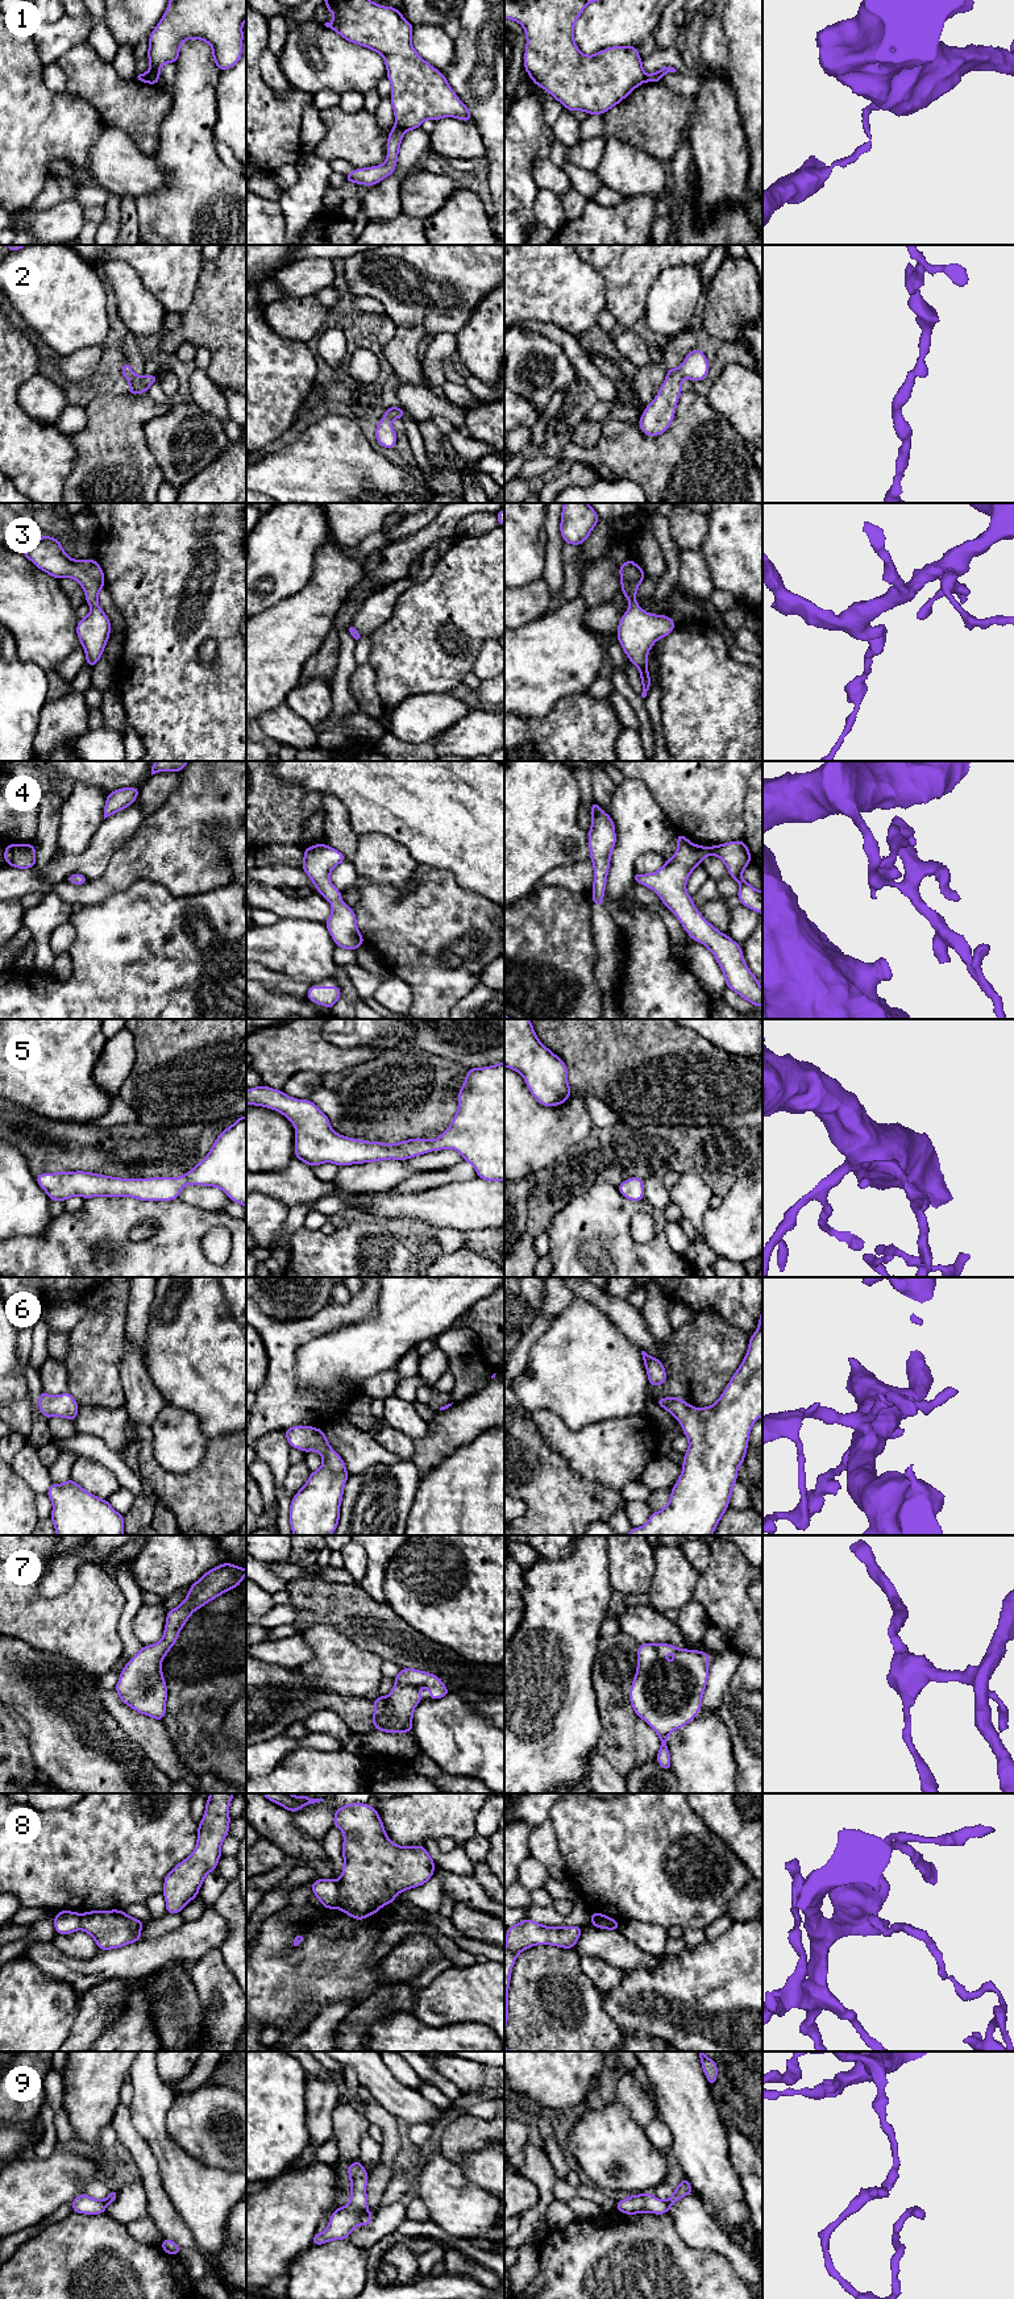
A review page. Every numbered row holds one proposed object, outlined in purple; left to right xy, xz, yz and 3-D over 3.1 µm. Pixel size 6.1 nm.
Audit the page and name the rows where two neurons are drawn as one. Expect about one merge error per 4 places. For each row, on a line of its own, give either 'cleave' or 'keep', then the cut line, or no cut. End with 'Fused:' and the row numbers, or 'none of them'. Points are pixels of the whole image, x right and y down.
1: cleave; cut xz (395, 125), (404, 132)
2: keep; cut none
3: keep; cut none
4: keep; cut none
5: keep; cut none
6: keep; cut none
7: keep; cut none
8: cleave; cut xz (337, 1880), (339, 1907)
9: cleave; cut xz (364, 2211), (358, 2223)
Fused: 1, 8, 9

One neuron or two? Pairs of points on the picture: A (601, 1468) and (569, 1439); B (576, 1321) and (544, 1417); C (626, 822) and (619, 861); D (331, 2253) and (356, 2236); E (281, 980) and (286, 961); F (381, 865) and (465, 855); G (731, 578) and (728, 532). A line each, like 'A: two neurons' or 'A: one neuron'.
A: one neuron
B: two neurons
C: one neuron
D: two neurons
E: two neurons
F: two neurons
G: one neuron

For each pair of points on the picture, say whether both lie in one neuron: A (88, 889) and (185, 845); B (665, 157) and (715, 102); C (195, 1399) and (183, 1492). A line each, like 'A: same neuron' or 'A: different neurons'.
A: same neuron
B: different neurons
C: different neurons

